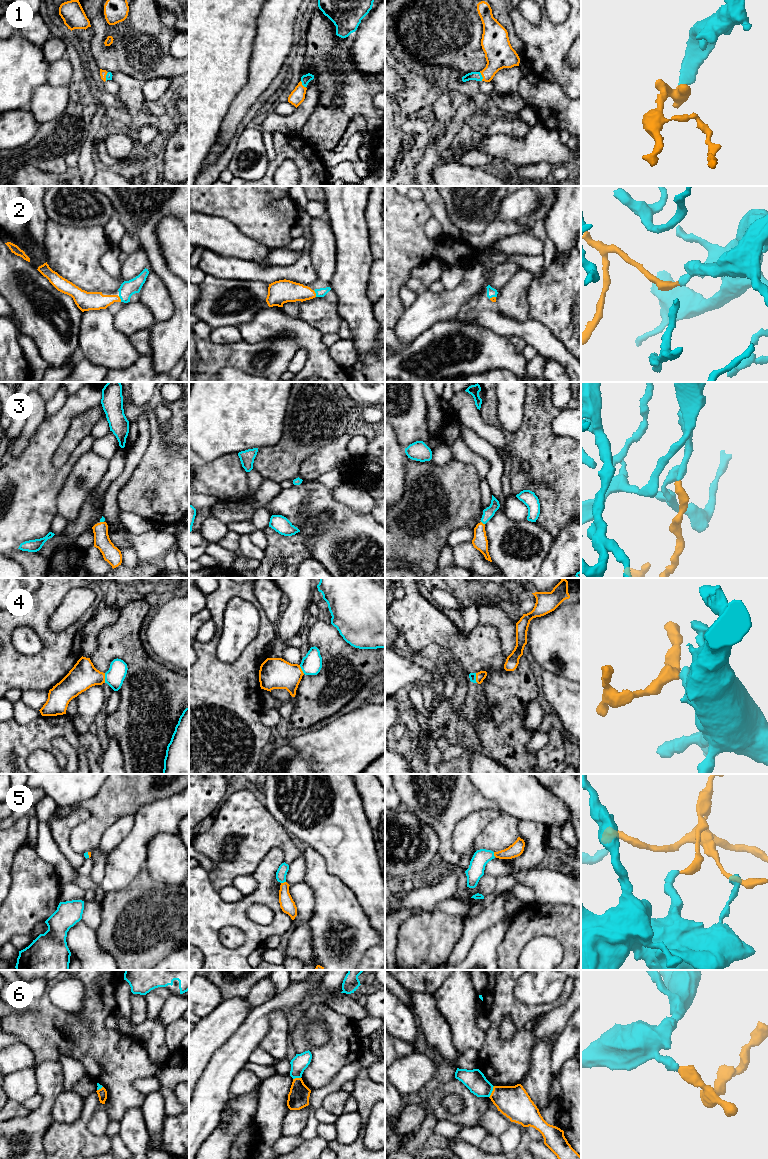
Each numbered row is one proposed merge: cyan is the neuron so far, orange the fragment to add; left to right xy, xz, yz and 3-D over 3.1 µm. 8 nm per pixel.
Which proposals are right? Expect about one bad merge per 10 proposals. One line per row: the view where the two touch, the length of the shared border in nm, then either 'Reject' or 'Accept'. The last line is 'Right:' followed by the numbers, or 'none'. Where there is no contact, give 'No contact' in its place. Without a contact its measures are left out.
1: Touches cyan in yz. Shared border 80 nm. Accept
2: Touches cyan in xz. Shared border 60 nm. Accept
3: Touches cyan in yz. Shared border 40 nm. Accept
4: Touches cyan in xy. Shared border 80 nm. Accept
5: Touches cyan in xz. Shared border 40 nm. Accept
6: Touches cyan in yz. Shared border 100 nm. Reject
Right: 1, 2, 3, 4, 5

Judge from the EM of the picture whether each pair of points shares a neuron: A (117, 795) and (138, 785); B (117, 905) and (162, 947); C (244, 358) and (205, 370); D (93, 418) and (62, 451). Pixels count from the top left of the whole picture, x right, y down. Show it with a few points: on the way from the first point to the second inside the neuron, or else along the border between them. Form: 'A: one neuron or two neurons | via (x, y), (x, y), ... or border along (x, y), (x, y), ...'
A: one neuron | via (122, 793), (130, 785), (133, 785)
B: one neuron | via (112, 928), (115, 949), (139, 954)
C: one neuron | via (234, 358), (217, 358), (215, 360)
D: one neuron | via (85, 425), (69, 443)

